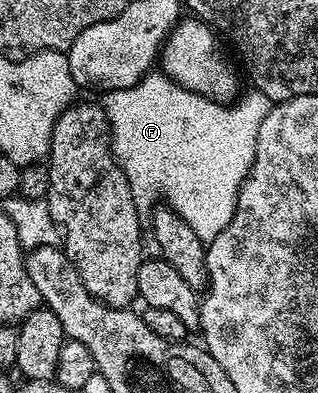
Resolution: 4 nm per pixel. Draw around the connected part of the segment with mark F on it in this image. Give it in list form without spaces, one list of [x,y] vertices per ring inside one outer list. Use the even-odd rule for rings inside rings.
[[[151,72],[132,88],[112,90],[105,95],[110,149],[132,188],[134,203],[139,211],[149,211],[159,200],[164,200],[165,205],[171,206],[181,218],[188,220],[188,228],[192,228],[192,232],[196,232],[196,236],[207,244],[220,236],[224,228],[228,228],[232,216],[238,211],[238,193],[254,163],[260,124],[264,124],[264,116],[268,116],[272,105],[270,98],[259,90],[247,90],[247,94],[245,91],[236,104],[223,104],[186,90],[166,74]]]

